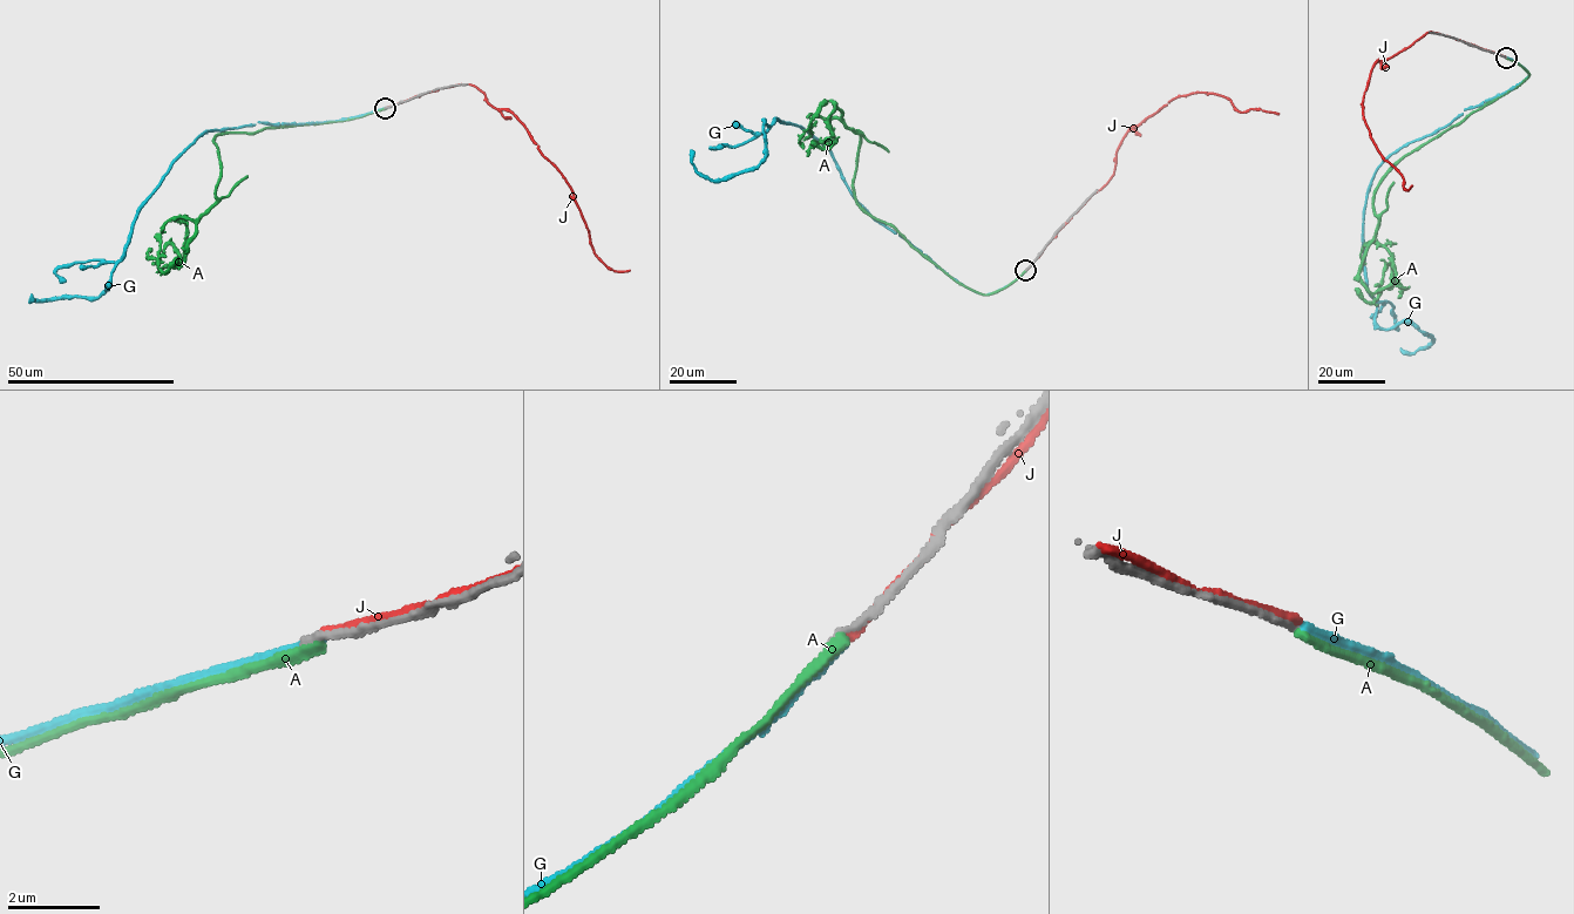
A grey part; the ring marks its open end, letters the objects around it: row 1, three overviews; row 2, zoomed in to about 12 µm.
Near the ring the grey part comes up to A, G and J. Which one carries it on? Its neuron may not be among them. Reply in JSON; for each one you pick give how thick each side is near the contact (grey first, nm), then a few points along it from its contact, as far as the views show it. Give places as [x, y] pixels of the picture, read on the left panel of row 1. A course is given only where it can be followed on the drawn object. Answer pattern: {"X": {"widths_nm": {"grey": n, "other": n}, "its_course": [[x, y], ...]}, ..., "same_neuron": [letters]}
{"same_neuron": []}

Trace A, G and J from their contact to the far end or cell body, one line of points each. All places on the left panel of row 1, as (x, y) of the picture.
A: (385, 107), (218, 134), (216, 203), (180, 265), (161, 241), (158, 268), (176, 258)
G: (385, 107), (339, 120), (258, 122), (207, 131), (140, 209), (107, 290), (95, 298), (31, 302), (32, 295)
J: (391, 106), (455, 85), (483, 93), (490, 105), (516, 117), (564, 178), (595, 255), (610, 269), (630, 270)

